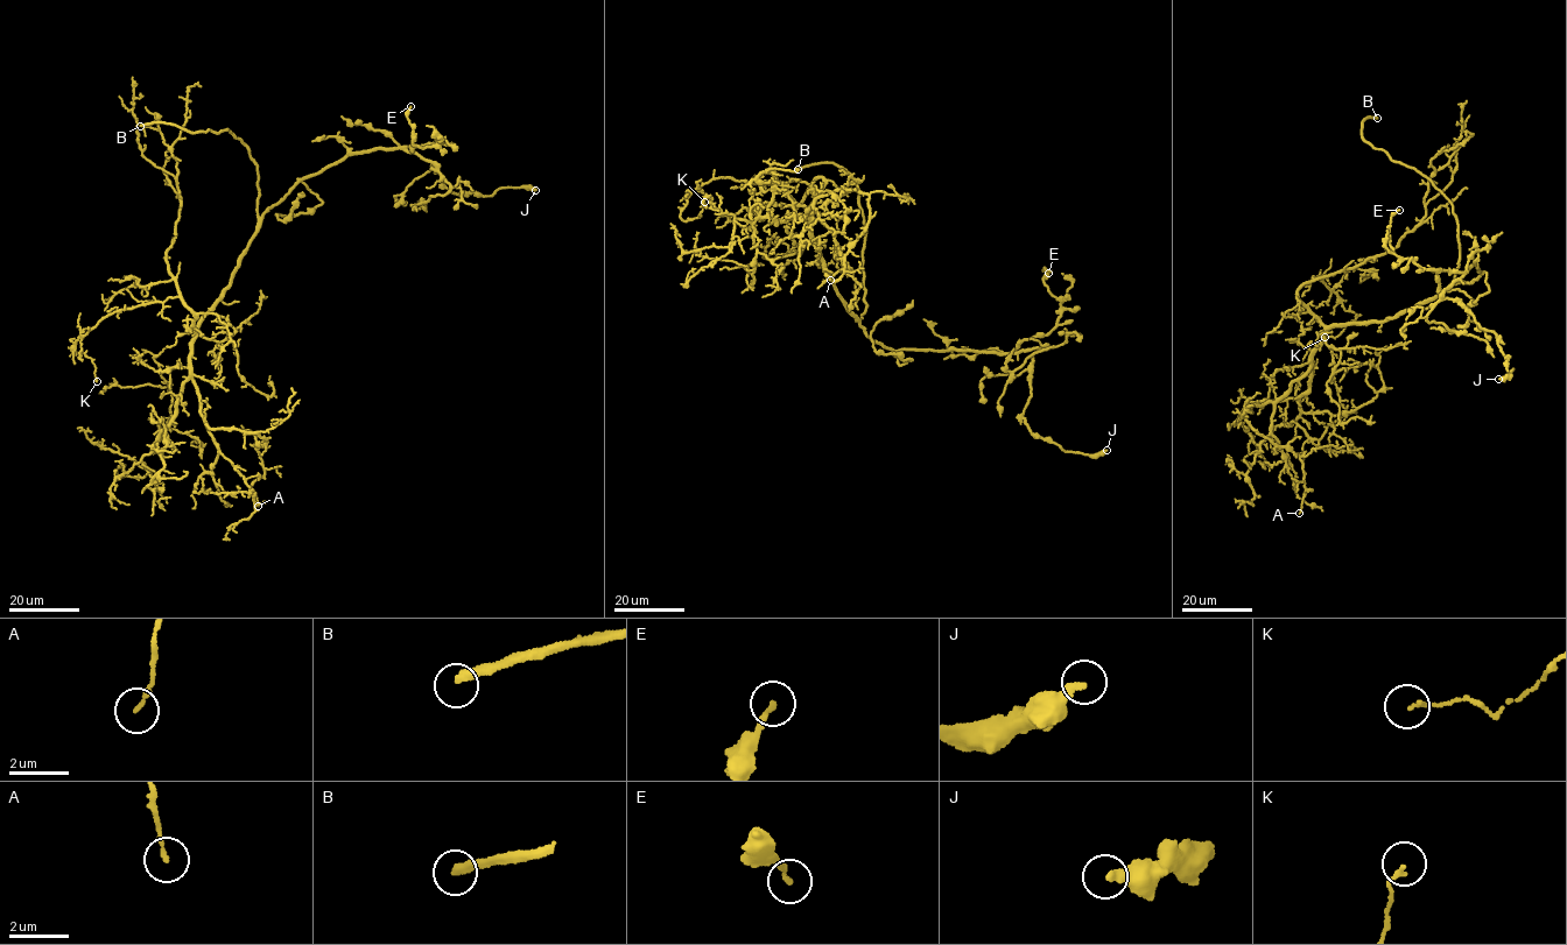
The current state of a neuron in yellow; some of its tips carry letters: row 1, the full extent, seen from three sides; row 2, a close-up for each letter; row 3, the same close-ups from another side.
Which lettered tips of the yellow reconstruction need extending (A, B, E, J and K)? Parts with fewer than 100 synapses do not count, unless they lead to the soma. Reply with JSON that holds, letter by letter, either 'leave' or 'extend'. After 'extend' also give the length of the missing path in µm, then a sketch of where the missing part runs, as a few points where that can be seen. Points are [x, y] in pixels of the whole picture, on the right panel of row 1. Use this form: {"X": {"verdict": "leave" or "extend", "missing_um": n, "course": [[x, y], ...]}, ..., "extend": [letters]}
{"A": {"verdict": "leave"}, "B": {"verdict": "extend", "missing_um": 15}, "E": {"verdict": "leave"}, "J": {"verdict": "leave"}, "K": {"verdict": "leave"}, "extend": ["B"]}

